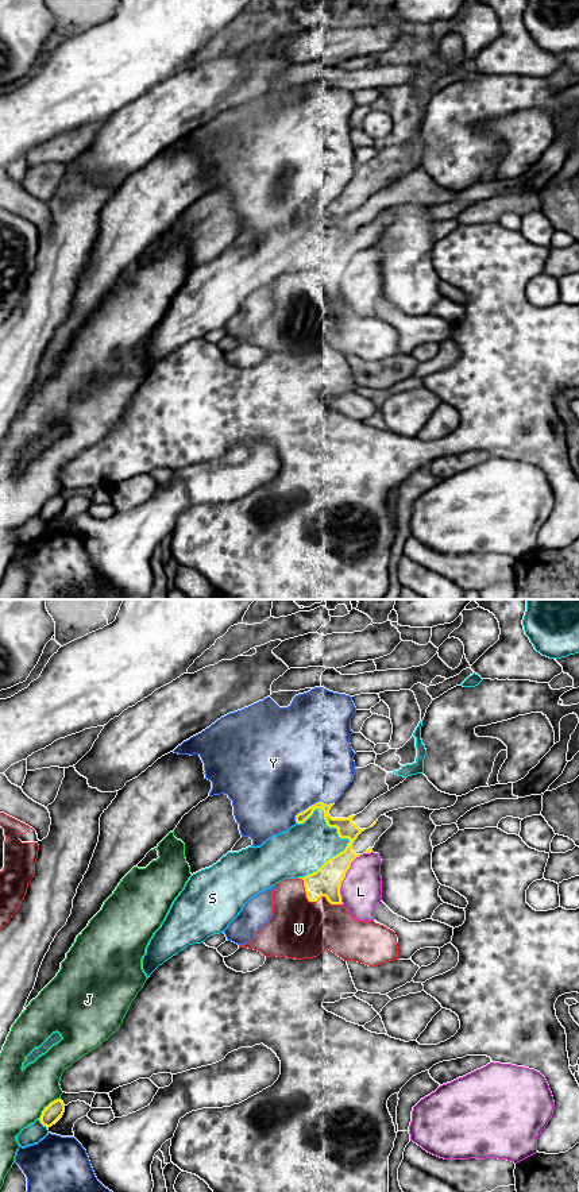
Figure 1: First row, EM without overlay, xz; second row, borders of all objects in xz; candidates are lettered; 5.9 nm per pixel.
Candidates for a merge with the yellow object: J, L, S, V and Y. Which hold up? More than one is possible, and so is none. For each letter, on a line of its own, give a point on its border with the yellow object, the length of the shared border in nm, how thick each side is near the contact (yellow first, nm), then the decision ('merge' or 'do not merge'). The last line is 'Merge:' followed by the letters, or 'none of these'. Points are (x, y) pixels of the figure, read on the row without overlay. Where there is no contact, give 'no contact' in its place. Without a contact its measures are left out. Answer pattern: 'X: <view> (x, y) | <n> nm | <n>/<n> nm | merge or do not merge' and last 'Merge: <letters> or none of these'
J: xz (47, 501) | 180 nm | 100/280 nm | do not merge
L: xz (343, 274) | 320 nm | 180/240 nm | do not merge
S: xz (347, 240) | 440 nm | 180/280 nm | do not merge
V: xz (313, 296) | 300 nm | 180/360 nm | do not merge
Y: xz (312, 200) | 260 nm | 110/500 nm | do not merge
Merge: none of these

